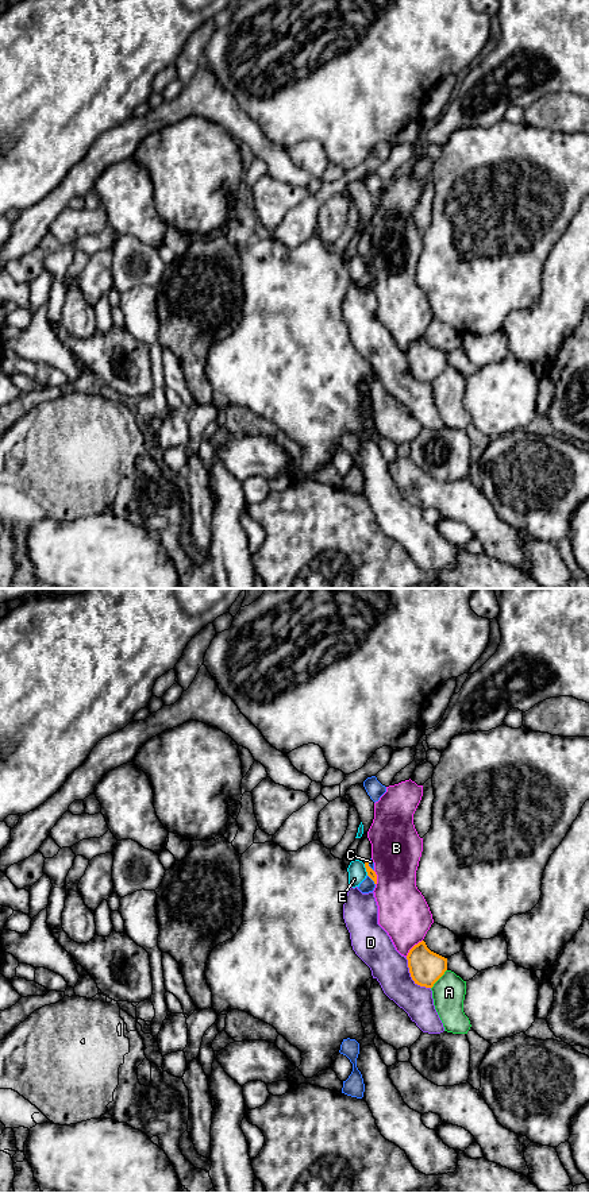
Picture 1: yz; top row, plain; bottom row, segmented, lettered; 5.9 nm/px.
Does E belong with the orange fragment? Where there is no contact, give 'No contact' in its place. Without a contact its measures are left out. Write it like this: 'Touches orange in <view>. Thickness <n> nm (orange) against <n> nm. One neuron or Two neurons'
Touches orange in yz. Thickness 50 nm (orange) against 110 nm. Two neurons

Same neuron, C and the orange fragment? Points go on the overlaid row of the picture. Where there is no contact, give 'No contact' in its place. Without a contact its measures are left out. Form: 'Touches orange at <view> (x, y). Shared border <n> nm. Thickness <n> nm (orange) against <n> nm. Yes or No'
Touches orange at yz (372, 879). Shared border 80 nm. Thickness 50 nm (orange) against 80 nm. No

